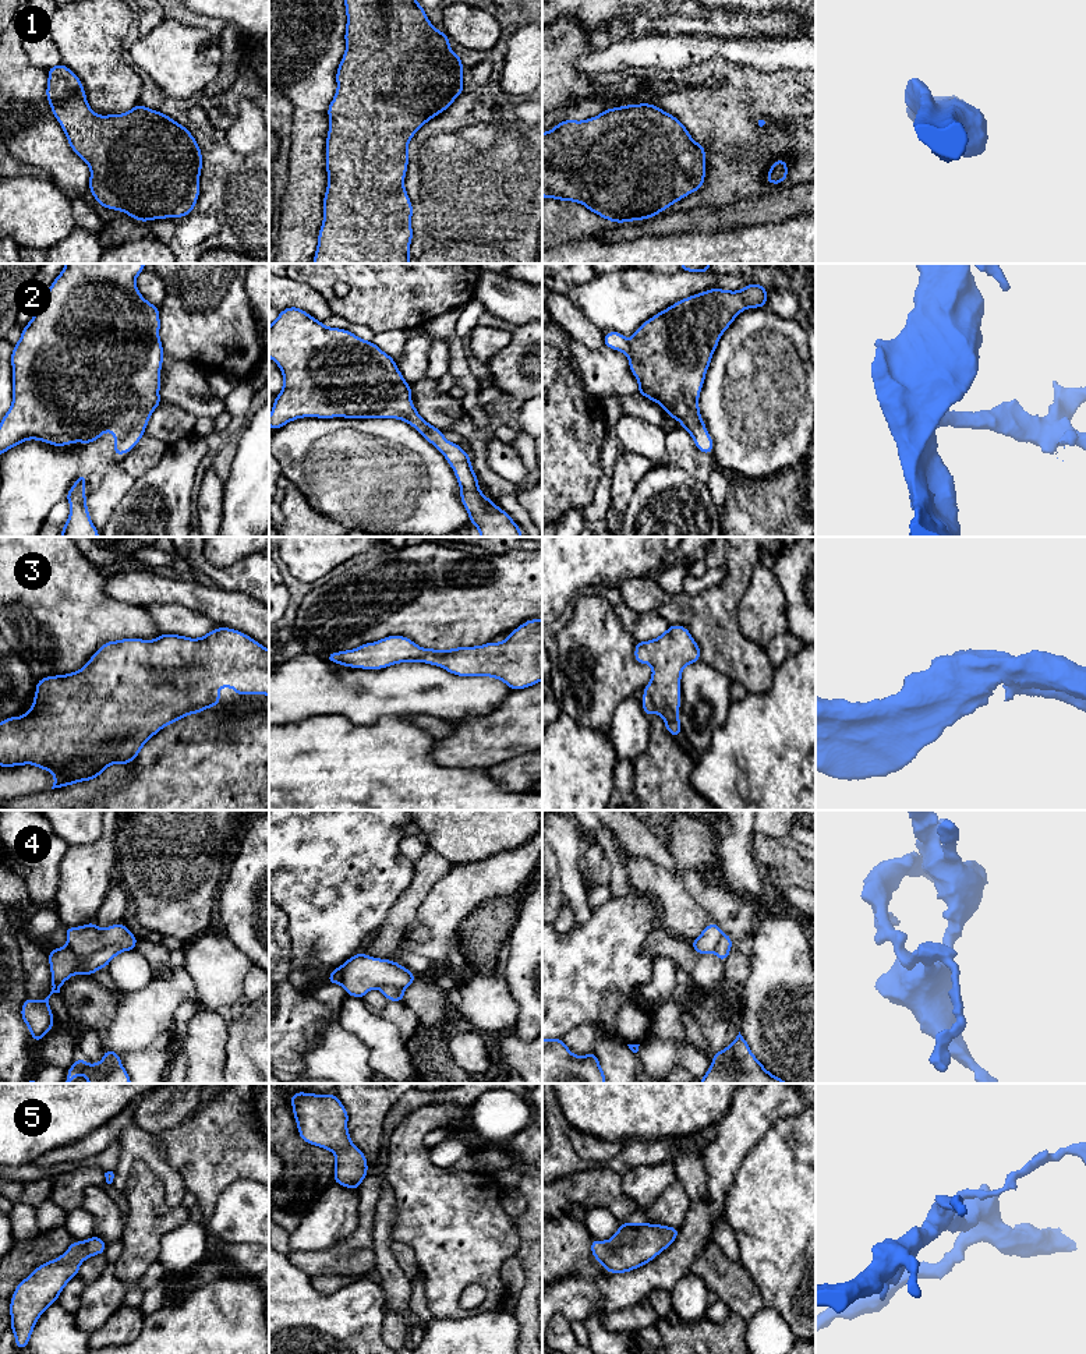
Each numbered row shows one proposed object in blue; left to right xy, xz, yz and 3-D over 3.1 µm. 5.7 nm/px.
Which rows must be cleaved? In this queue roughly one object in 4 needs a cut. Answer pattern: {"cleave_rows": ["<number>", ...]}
{"cleave_rows": ["4"]}

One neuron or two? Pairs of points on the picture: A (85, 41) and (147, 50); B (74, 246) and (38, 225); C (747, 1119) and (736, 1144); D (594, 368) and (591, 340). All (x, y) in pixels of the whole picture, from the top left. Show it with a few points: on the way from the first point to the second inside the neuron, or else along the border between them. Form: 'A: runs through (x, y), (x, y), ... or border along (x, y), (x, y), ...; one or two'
A: border along (128, 62), (134, 66); two
B: border along (75, 226), (48, 248); two
C: runs through (743, 1124), (736, 1132), (736, 1138); one
D: border along (569, 336), (589, 349), (604, 346); two

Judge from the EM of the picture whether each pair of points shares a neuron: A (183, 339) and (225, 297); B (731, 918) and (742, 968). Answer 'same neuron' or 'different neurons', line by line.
A: same neuron
B: same neuron

